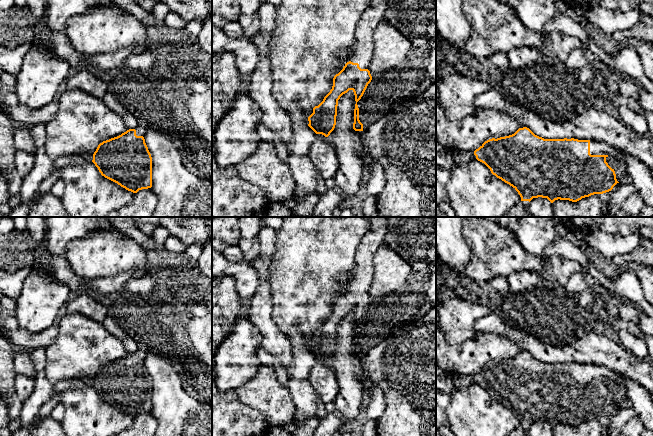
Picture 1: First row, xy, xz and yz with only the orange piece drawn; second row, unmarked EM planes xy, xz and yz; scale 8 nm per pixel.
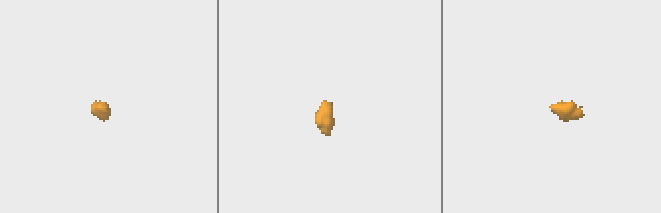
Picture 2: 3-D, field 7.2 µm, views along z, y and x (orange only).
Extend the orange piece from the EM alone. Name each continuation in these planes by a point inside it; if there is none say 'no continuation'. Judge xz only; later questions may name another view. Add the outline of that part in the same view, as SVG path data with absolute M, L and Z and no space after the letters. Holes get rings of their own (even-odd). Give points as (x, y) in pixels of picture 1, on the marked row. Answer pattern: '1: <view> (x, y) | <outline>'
1: xz (362, 53) | M370 0L369 8L360 18L355 32L355 44L350 57L351 62L358 63L361 69L368 69L373 54L373 33L383 20L388 0Z

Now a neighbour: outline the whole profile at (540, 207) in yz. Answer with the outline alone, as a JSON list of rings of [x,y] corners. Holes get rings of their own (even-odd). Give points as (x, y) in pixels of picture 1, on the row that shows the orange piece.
[[[533,198],[528,206],[528,212],[535,217],[553,217],[552,203],[547,198]]]

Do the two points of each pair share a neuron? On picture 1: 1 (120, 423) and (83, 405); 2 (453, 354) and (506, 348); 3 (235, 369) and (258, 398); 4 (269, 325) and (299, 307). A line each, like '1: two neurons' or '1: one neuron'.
1: one neuron
2: one neuron
3: two neurons
4: two neurons

